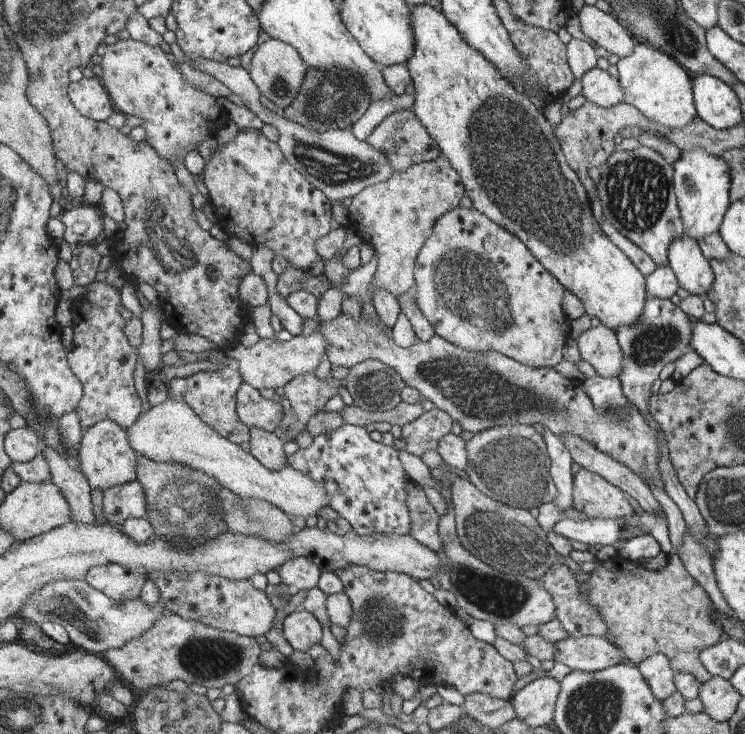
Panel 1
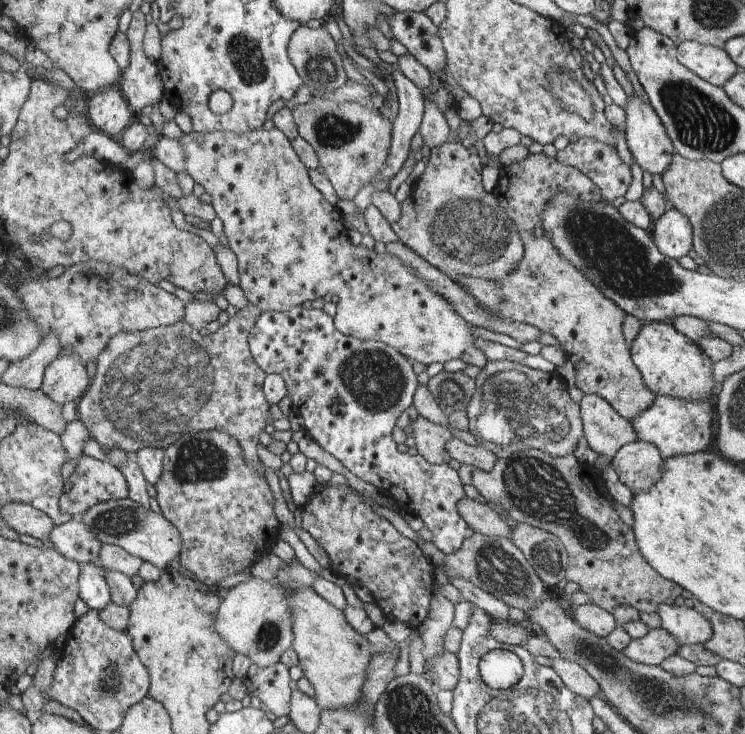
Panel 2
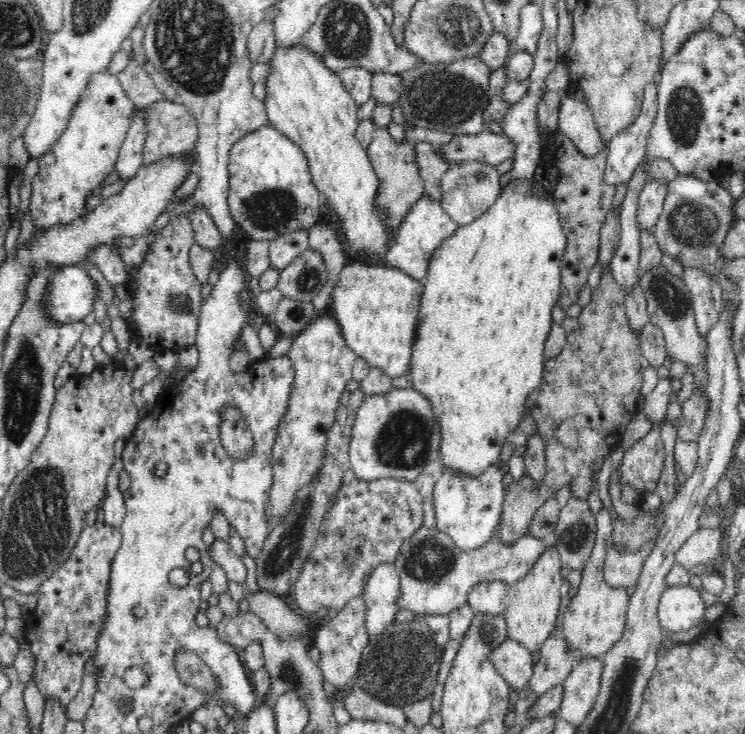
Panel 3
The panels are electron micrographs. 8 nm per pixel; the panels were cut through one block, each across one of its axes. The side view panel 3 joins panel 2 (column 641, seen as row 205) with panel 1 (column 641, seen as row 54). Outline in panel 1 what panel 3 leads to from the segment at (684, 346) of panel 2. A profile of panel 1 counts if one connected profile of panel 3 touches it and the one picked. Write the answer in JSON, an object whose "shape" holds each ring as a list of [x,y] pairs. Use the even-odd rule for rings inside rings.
{"shape":[[[416,5],[412,9],[412,27],[416,46],[413,55],[405,62],[415,88],[415,101],[411,108],[428,129],[429,135],[437,141],[441,155],[446,157],[460,173],[465,185],[465,194],[470,197],[473,207],[519,237],[530,248],[533,255],[541,261],[541,264],[545,265],[545,268],[565,285],[566,290],[573,292],[582,301],[585,313],[591,318],[596,316],[602,325],[606,325],[611,331],[616,332],[620,327],[629,327],[638,323],[648,298],[645,277],[630,261],[630,256],[627,256],[626,252],[618,247],[618,244],[614,244],[614,240],[610,240],[610,236],[606,236],[606,228],[602,228],[602,224],[598,223],[598,216],[594,216],[594,204],[591,203],[589,192],[586,192],[586,188],[578,179],[578,174],[570,169],[566,160],[566,148],[562,150],[562,144],[556,136],[557,126],[554,125],[554,120],[550,120],[550,116],[546,116],[543,108],[538,108],[526,94],[520,92],[518,88],[514,87],[514,84],[505,79],[498,72],[497,66],[488,60],[482,52],[468,44],[458,28],[441,10],[435,9],[432,5]]]}

